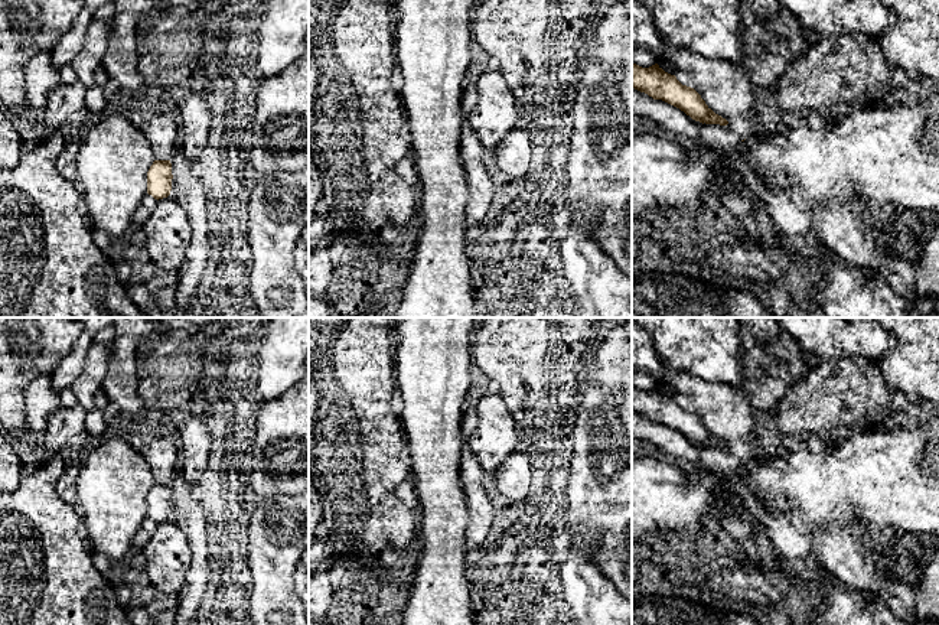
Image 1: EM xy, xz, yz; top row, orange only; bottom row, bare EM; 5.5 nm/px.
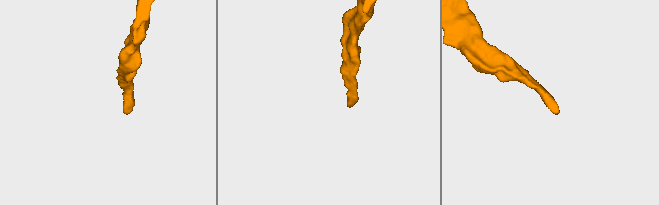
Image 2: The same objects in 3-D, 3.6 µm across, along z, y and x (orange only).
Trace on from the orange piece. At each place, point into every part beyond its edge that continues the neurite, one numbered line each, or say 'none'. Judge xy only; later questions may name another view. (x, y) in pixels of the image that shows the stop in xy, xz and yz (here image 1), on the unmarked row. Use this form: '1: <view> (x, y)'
1: xy (144, 533)

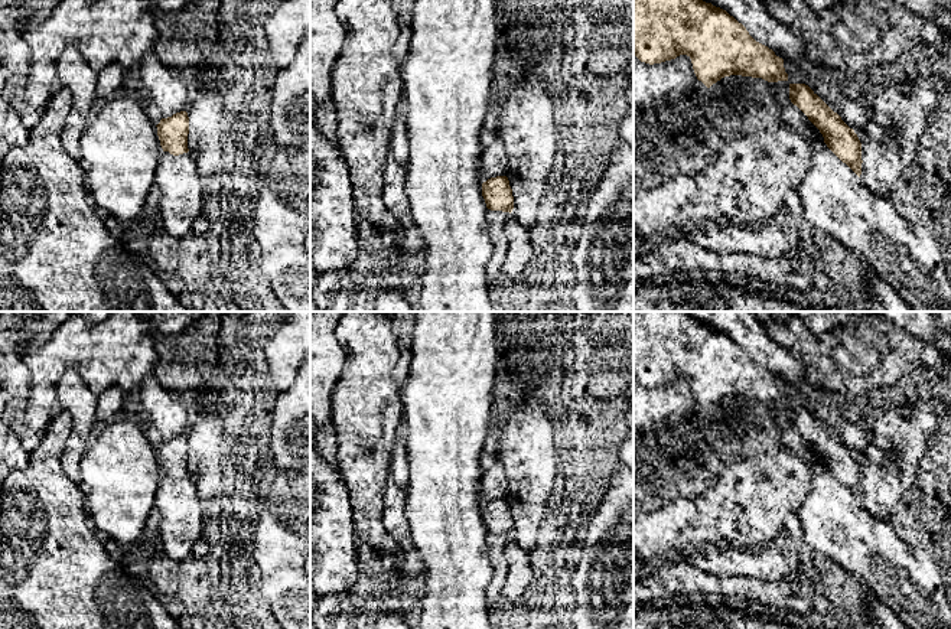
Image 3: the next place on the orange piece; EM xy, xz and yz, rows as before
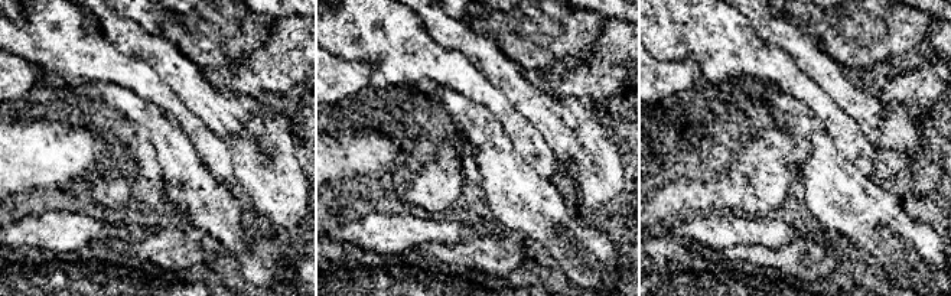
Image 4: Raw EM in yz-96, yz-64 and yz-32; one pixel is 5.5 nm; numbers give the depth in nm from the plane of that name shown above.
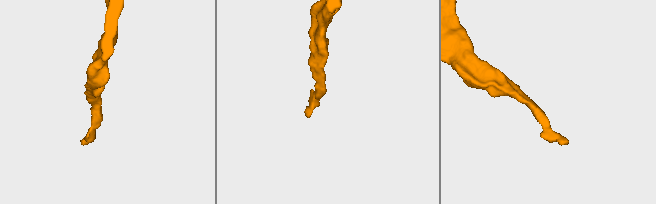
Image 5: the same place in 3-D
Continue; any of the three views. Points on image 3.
none

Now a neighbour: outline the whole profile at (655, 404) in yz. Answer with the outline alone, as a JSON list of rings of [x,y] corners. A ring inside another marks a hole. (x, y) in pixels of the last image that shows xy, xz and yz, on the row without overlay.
[[[634,377],[634,434],[651,430],[658,421],[670,417],[683,418],[697,404],[687,378],[649,388]]]

